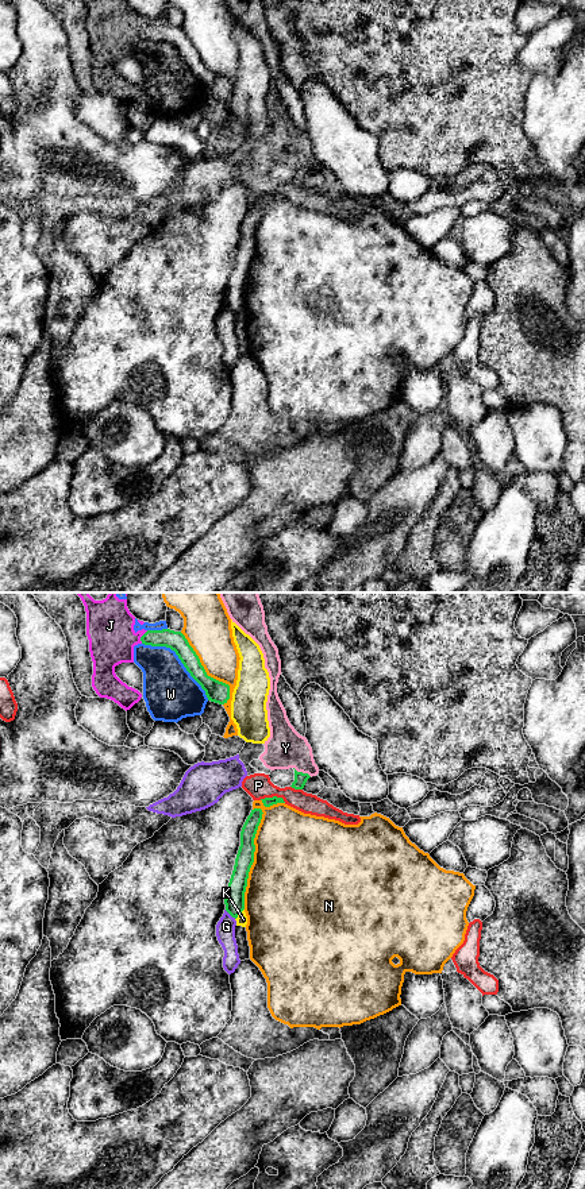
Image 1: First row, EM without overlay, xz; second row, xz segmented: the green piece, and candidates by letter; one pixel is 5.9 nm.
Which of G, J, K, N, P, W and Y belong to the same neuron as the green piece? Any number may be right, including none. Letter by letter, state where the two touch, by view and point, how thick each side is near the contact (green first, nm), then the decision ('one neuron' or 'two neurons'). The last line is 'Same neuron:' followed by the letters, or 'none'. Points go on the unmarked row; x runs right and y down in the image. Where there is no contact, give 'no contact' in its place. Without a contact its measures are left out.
G: xz (230, 309) | 120/110 nm | two neurons
J: xz (141, 33) | 110/280 nm | two neurons
K: xz (239, 308) | 120/60 nm | two neurons
N: xz (253, 254) | 110/500 nm | two neurons
P: xz (273, 192) | 60/160 nm | two neurons
W: xz (180, 54) | 110/320 nm | two neurons
Y: xz (301, 168) | 80/240 nm | two neurons
Same neuron: none

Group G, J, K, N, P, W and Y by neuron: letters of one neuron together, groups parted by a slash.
G Y / J W / K / N / P

